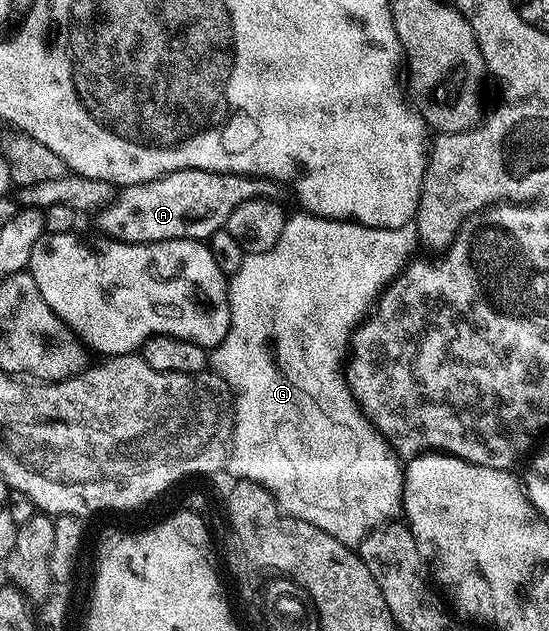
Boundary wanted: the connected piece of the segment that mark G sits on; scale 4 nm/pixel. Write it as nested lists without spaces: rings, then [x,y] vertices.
[[[301,214],[302,216],[291,215],[284,226],[284,234],[280,234],[280,238],[276,238],[276,246],[272,246],[272,250],[264,250],[260,254],[246,254],[243,255],[242,265],[240,270],[232,277],[229,277],[228,287],[230,290],[230,332],[224,338],[224,342],[220,342],[209,353],[208,364],[212,369],[214,375],[226,381],[227,386],[231,392],[234,393],[234,441],[230,444],[230,454],[228,457],[228,472],[231,472],[231,477],[240,480],[251,480],[259,484],[261,488],[267,488],[274,500],[278,503],[279,509],[285,515],[295,516],[304,522],[308,522],[312,526],[316,526],[320,530],[324,530],[324,534],[332,534],[332,538],[336,538],[336,542],[344,542],[351,546],[361,545],[362,540],[365,539],[370,532],[375,532],[377,528],[383,528],[384,525],[397,521],[403,515],[402,511],[402,486],[404,483],[404,472],[399,466],[399,457],[396,455],[393,448],[386,443],[386,439],[380,433],[374,430],[374,425],[367,420],[366,415],[363,414],[362,409],[359,408],[358,403],[354,401],[354,396],[350,393],[350,388],[346,385],[346,377],[341,366],[344,362],[344,353],[348,348],[348,341],[350,333],[358,326],[359,322],[369,313],[372,305],[377,301],[381,291],[406,267],[408,261],[415,255],[414,247],[419,247],[420,241],[418,239],[418,229],[414,226],[407,226],[405,228],[369,228],[363,224],[356,224],[352,220],[329,220],[323,216],[312,216],[309,214]]]

